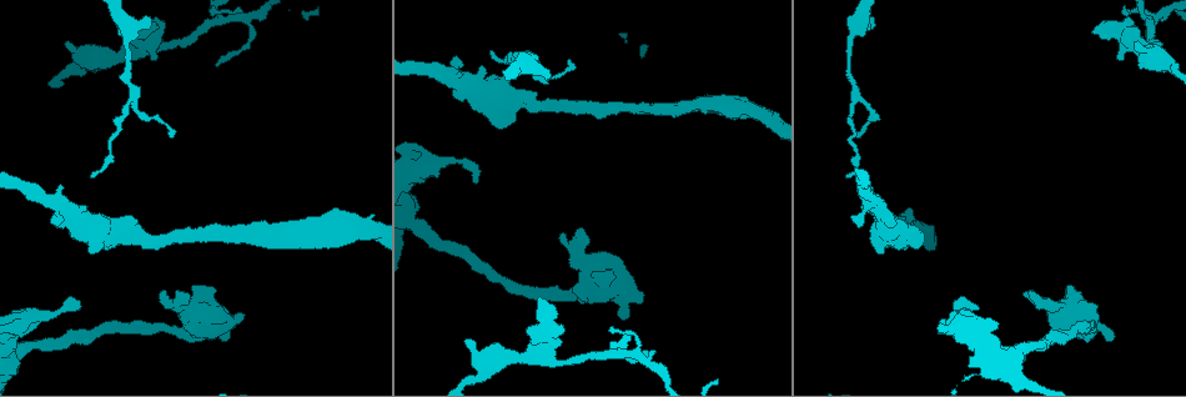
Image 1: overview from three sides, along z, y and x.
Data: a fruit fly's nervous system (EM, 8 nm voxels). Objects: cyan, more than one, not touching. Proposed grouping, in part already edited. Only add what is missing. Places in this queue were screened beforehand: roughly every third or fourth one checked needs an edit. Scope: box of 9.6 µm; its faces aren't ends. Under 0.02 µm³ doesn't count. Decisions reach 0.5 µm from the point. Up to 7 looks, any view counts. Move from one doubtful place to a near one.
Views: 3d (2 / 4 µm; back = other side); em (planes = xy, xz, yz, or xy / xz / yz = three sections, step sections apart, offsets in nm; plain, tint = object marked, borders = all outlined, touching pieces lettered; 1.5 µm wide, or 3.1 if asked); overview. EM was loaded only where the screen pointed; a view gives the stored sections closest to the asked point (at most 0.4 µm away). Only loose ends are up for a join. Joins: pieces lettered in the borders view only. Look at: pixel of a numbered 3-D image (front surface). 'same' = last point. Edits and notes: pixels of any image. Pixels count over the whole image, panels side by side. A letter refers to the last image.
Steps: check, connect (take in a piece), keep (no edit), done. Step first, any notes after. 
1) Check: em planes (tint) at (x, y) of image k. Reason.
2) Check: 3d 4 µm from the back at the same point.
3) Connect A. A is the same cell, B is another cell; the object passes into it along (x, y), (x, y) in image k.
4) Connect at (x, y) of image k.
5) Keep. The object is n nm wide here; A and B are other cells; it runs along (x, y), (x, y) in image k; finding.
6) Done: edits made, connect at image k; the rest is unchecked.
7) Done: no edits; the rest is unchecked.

Check: 3d 4 µm at (150, 17) of image 1. Free end.

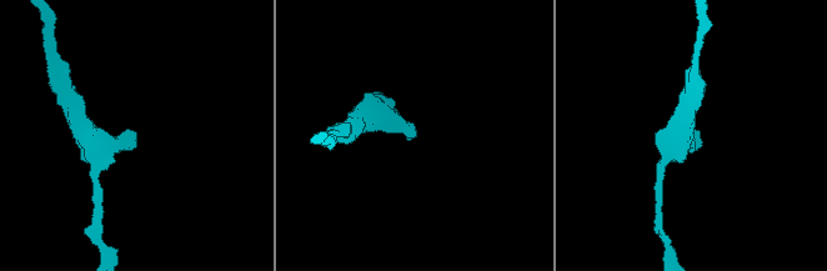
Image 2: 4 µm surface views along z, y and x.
Check: em yz step 8 (tint) at (699, 131) of image 2. Now the EM.

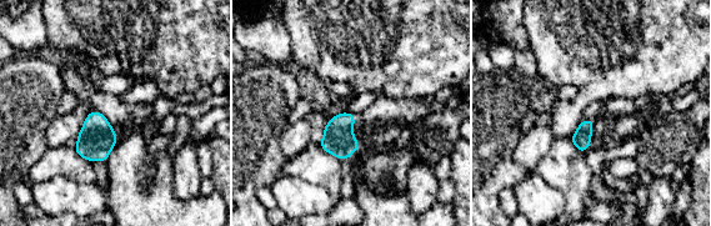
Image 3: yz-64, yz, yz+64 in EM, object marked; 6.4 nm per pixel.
Check: em planes (borders) at the same point. Another direction.

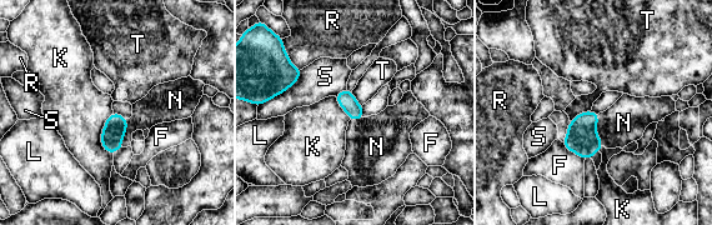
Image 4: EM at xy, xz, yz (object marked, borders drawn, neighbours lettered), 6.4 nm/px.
Connect N. N is the same cell, F, K, L, R, S and T are other cells; the object passes into it along (582, 139), (595, 130), (623, 123) in image 4; the cell continues.

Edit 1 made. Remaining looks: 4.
Check: overview.

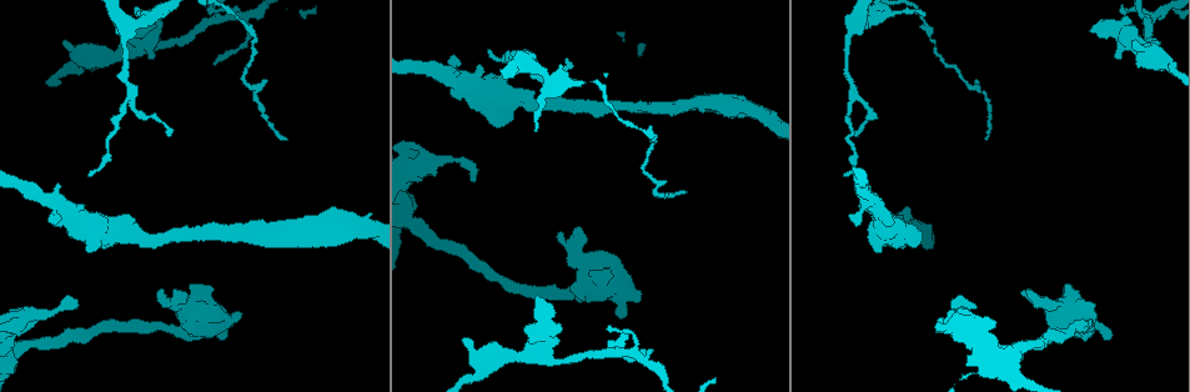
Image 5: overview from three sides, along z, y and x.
Check: em planes (tint) at (638, 292) of image 5. Branch stops here.

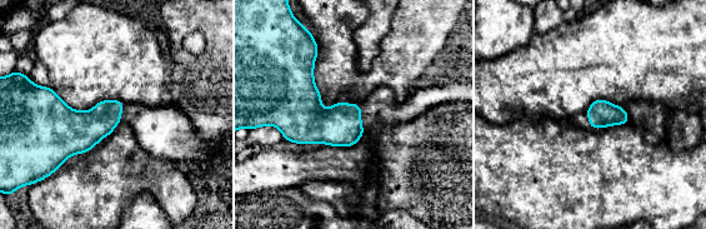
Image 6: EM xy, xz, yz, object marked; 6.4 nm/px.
Check: em planes (borders) at the same point.

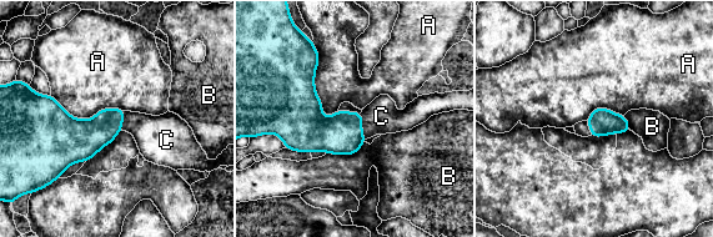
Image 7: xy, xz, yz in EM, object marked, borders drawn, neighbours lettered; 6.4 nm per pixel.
Connect C. C is the same cell, A and B are other cells; the object passes into it along (341, 134), (361, 126), (381, 116) in image 7; the cell continues.

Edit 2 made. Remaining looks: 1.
Done: edits made, connect at image 4, connect at image 7; the rest is unchecked.

